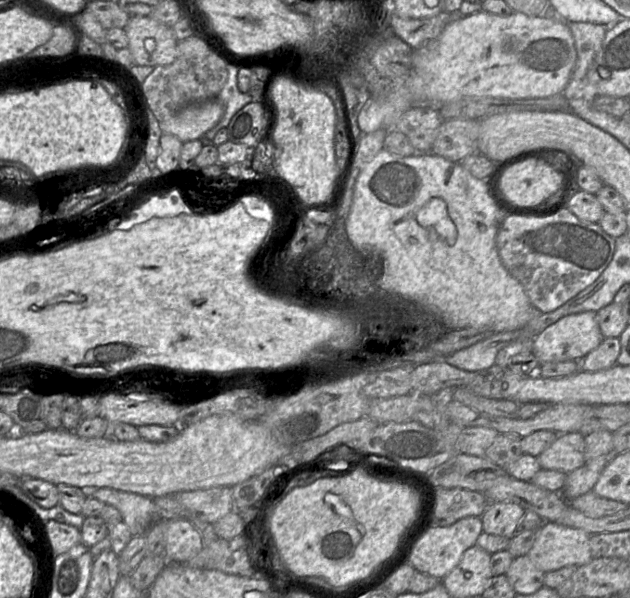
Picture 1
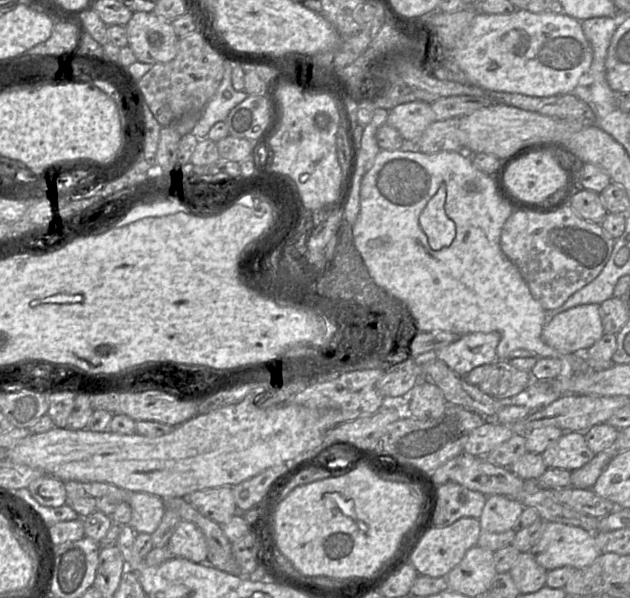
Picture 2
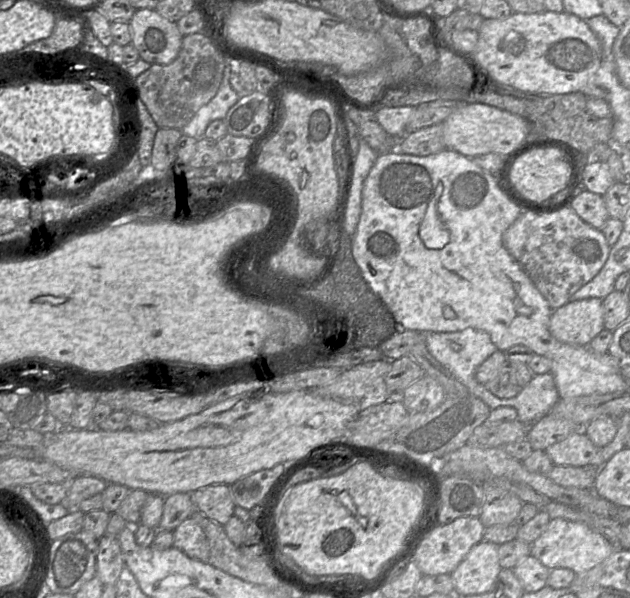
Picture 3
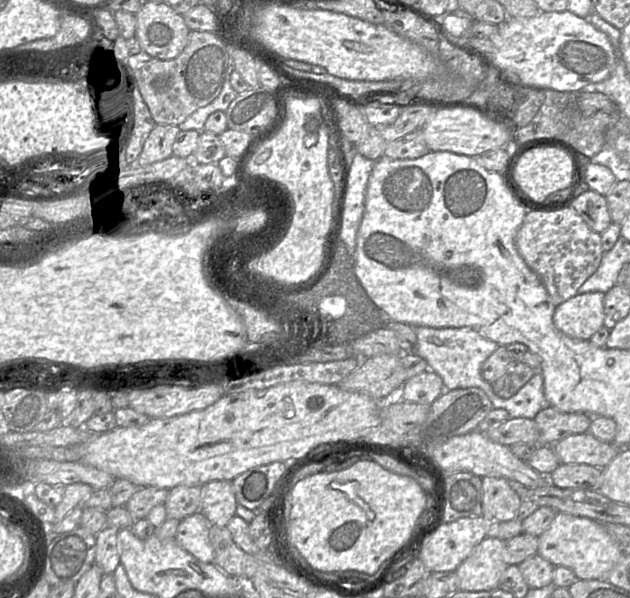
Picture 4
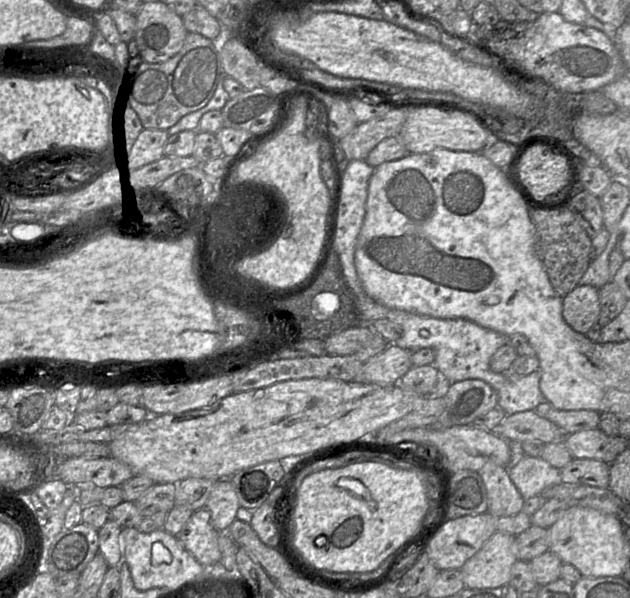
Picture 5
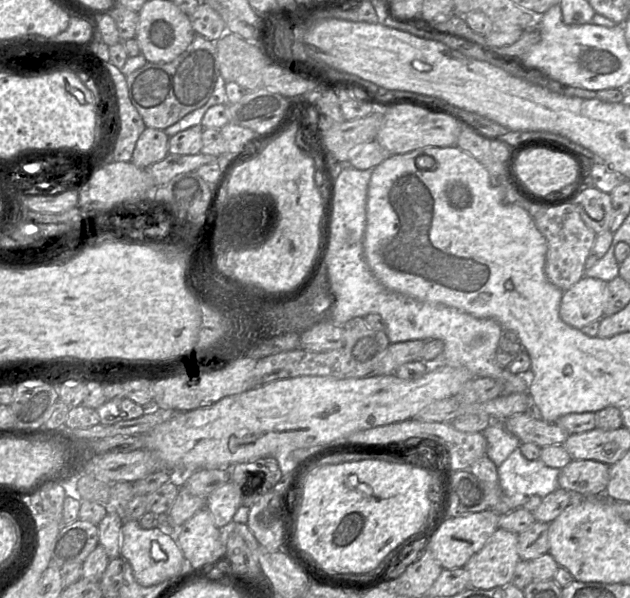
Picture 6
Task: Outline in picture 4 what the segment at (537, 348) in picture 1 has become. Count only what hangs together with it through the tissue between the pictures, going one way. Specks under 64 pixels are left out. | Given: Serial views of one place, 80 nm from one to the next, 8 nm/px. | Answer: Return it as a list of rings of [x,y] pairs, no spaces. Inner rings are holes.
[[[587,292],[569,298],[556,307],[554,325],[571,338],[589,340],[604,326],[604,296],[602,292]]]

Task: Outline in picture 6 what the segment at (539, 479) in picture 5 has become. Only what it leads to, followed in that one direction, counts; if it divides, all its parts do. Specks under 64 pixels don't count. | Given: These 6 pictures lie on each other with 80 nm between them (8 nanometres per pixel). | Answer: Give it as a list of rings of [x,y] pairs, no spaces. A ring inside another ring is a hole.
[[[520,447],[497,470],[500,486],[509,500],[511,511],[522,507],[531,496],[544,498],[560,488],[558,477],[561,469],[549,467],[540,459],[526,459]]]

